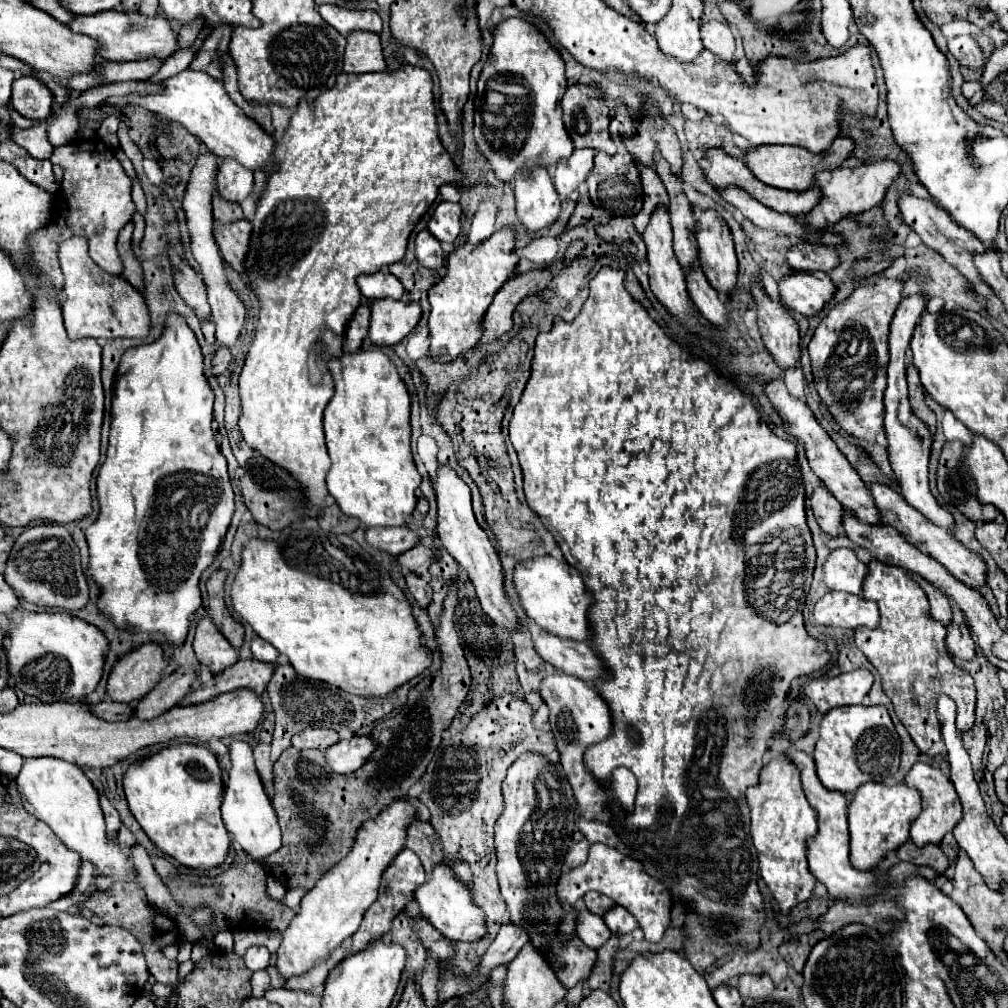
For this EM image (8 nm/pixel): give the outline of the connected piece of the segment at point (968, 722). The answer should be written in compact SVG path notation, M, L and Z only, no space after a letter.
M874 560L868 564L868 568L870 574L864 580L862 596L878 604L880 624L878 628L856 628L856 646L882 676L884 692L892 700L896 716L912 736L914 744L922 750L922 754L930 758L946 758L940 722L936 718L936 700L940 694L952 698L958 710L958 730L972 730L976 704L974 680L950 658L944 646L946 626L930 616L926 592L914 582L914 578L908 576L904 568L886 566Z

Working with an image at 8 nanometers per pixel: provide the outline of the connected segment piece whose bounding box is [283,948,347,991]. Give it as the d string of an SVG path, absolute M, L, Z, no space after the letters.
M337 949L332 952L331 956L326 961L321 961L316 964L309 972L302 976L294 976L287 980L283 988L291 990L312 990L315 987L321 987L330 971L345 957L347 953L344 949Z

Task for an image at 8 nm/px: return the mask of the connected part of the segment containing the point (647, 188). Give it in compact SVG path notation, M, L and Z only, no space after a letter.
M636 162L636 168L640 172L640 182L642 182L642 194L644 194L644 202L642 202L642 210L636 214L636 220L634 220L634 226L638 228L638 232L642 232L650 220L650 214L654 212L656 206L664 204L668 206L668 194L656 174L654 168L650 166L640 166Z

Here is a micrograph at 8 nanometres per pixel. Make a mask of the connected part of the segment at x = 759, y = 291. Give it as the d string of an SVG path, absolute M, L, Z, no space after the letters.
M752 284L750 294L758 308L758 326L768 352L780 366L796 366L800 360L798 322L780 302L772 300L760 284Z

